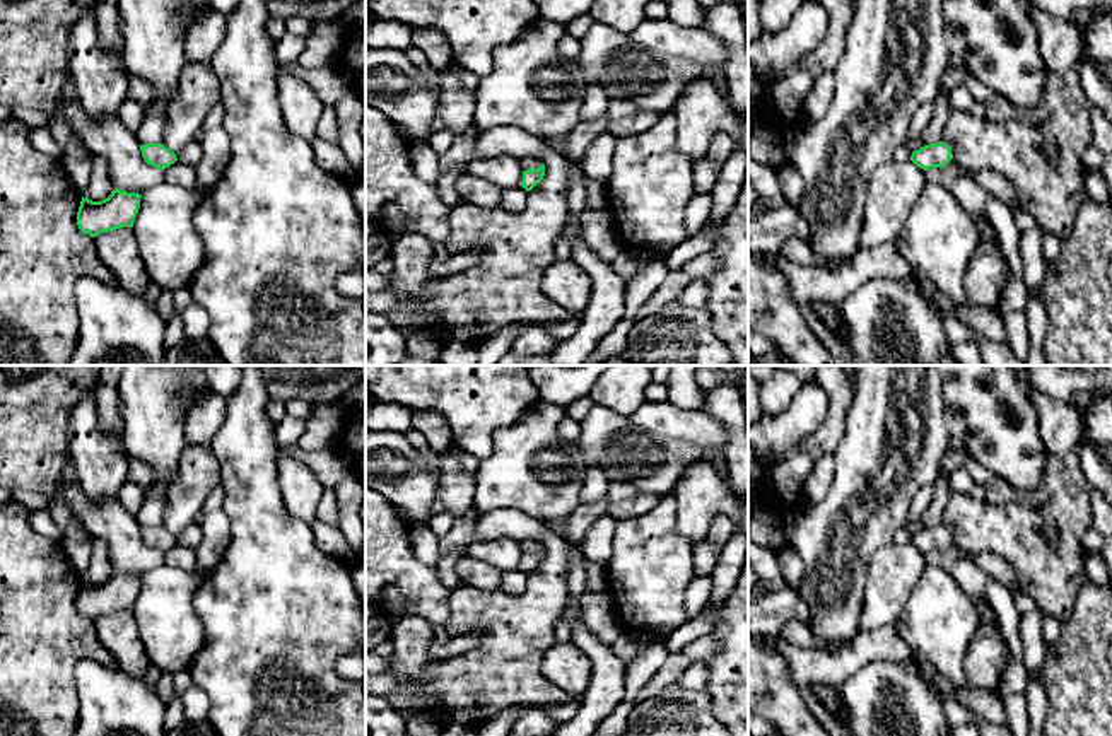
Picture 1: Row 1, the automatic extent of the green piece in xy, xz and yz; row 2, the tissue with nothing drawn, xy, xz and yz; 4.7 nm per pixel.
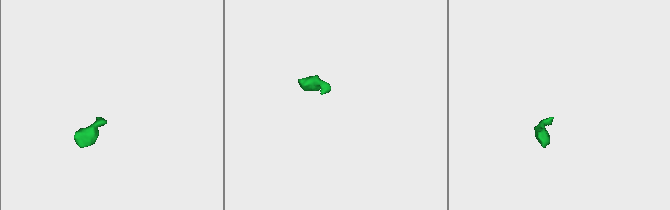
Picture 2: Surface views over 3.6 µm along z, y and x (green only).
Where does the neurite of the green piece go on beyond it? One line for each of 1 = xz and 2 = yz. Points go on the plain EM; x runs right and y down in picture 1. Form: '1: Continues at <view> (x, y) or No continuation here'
1: No continuation here
2: No continuation here

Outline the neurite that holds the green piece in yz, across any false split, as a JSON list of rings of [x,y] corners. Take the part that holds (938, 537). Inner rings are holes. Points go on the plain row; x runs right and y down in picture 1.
[[[945,524],[924,528],[919,533],[914,533],[910,538],[910,543],[924,553],[945,550],[951,541],[951,531]]]

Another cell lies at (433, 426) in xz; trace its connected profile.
[[[415,410],[412,413],[412,429],[425,437],[434,453],[444,453],[453,447],[449,423],[434,410]]]

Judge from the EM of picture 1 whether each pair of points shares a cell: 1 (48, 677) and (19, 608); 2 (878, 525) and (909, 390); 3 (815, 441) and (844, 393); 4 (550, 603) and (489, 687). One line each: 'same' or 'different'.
1: same
2: same
3: same
4: same

